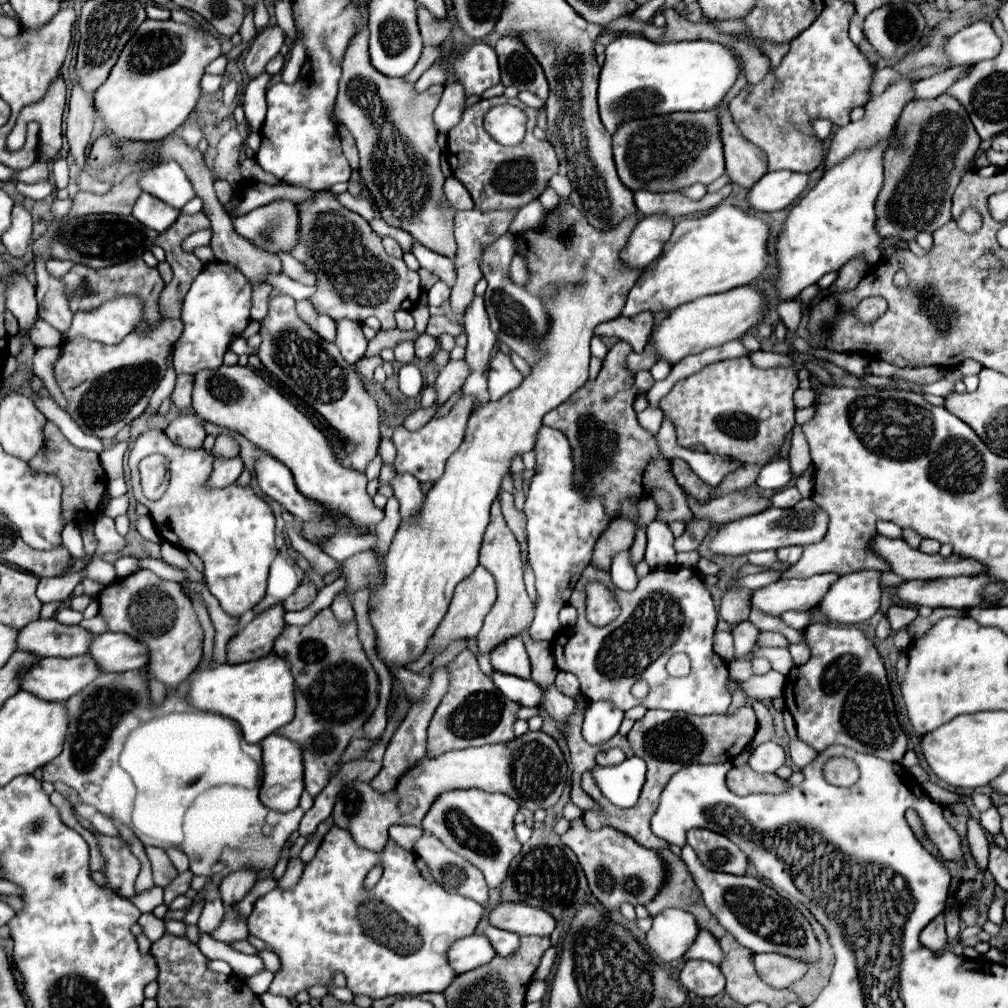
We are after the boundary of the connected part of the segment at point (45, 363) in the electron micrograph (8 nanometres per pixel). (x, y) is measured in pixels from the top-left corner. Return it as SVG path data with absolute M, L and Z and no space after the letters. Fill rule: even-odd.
M56 346L56 348L38 348L36 356L34 356L32 370L34 370L34 376L44 382L44 388L60 404L60 408L66 410L66 406L68 406L66 398L60 392L60 388L56 384L56 378L54 378L54 372L52 372L54 370L54 362L58 360L58 356L60 356L60 346Z

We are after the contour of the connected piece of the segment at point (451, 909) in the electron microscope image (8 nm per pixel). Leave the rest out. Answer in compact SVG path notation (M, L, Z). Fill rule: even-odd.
M332 826L324 836L314 860L306 864L302 880L294 888L274 888L272 892L256 900L248 920L248 930L256 938L264 940L280 958L280 970L274 974L268 992L294 998L298 992L312 986L330 986L332 976L336 972L342 972L352 994L366 994L376 1000L384 996L418 996L422 992L444 992L450 986L450 980L454 980L456 976L446 960L446 952L452 942L474 934L482 914L484 908L478 902L466 896L448 894L440 884L434 884L434 880L430 880L426 862L418 854L400 848L392 840L388 840L384 852L374 854L370 850L358 848L350 832ZM374 866L382 866L384 874L380 882L366 892L362 888L362 882Z

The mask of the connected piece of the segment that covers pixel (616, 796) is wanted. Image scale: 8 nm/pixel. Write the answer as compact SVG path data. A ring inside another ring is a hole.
M638 756L626 758L614 766L594 766L590 770L596 786L618 808L630 808L638 802L644 786L646 762Z

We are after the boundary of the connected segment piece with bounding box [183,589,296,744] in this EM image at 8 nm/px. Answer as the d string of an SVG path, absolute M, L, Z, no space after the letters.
M183 589L191 601L197 614L197 618L204 631L202 662L190 676L190 694L188 700L194 708L222 714L226 718L232 718L240 724L242 734L246 742L258 744L266 736L278 732L282 726L286 726L294 718L294 702L296 702L296 682L290 672L290 664L278 656L268 654L258 660L250 660L244 664L222 664L210 668L210 656L213 654L213 640L215 630L210 620L206 607Z

